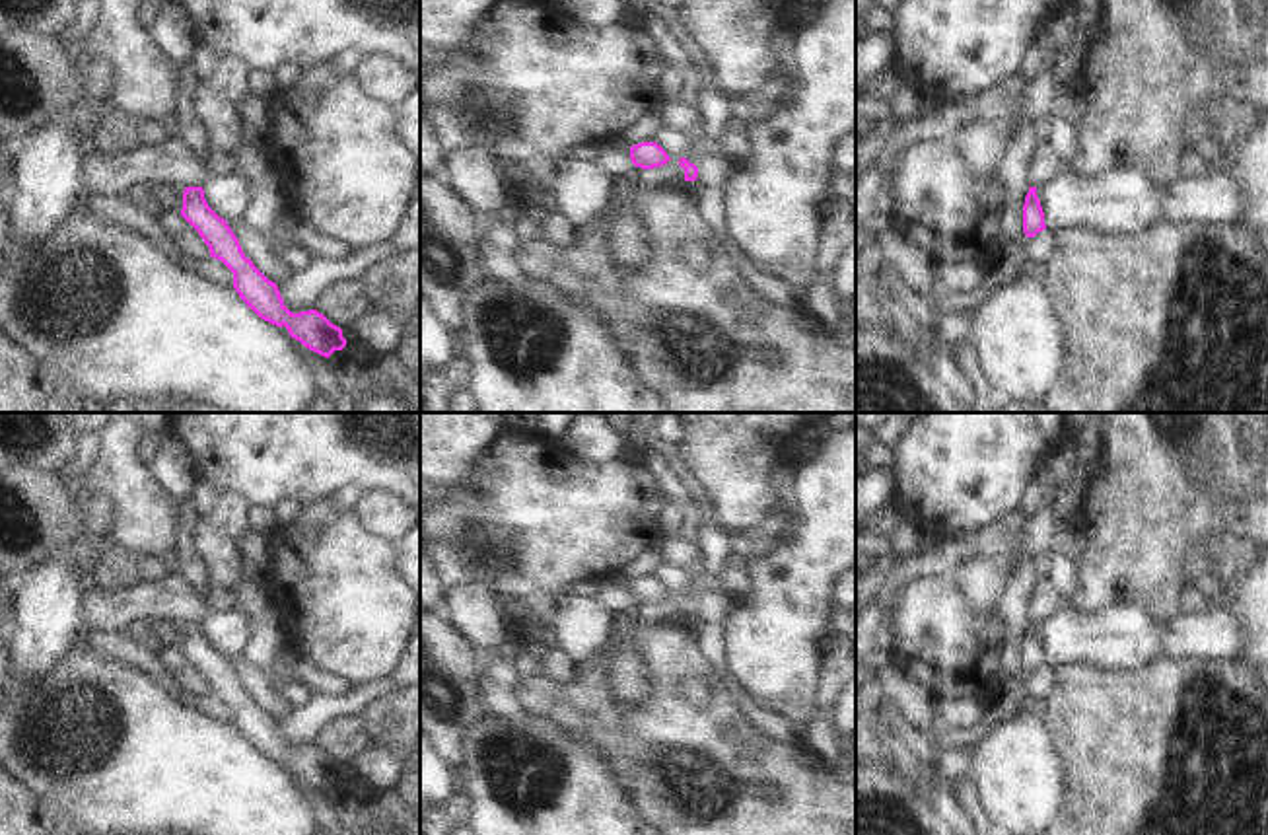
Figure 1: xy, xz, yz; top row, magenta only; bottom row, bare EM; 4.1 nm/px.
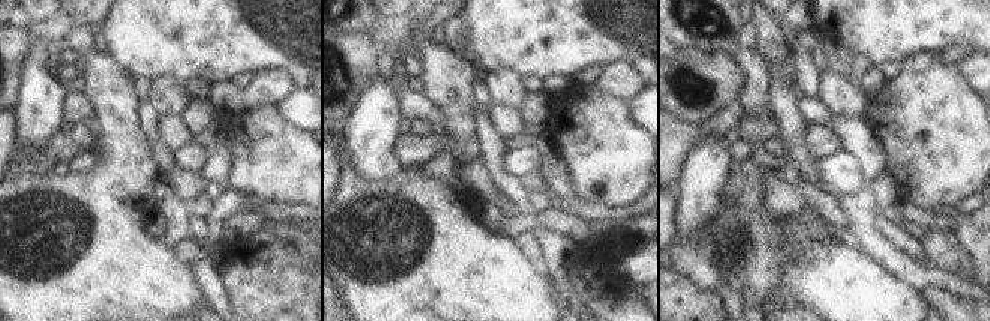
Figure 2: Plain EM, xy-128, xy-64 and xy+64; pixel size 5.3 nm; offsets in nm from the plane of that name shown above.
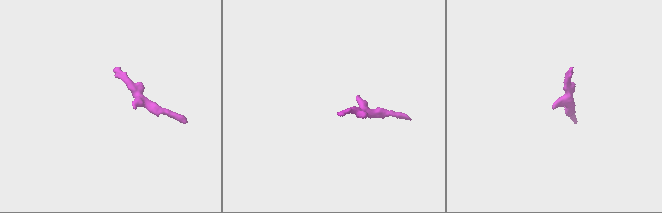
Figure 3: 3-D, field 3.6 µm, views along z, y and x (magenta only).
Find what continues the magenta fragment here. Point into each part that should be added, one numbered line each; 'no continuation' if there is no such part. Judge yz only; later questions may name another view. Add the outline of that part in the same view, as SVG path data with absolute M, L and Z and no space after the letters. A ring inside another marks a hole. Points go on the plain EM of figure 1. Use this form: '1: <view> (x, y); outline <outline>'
no continuation

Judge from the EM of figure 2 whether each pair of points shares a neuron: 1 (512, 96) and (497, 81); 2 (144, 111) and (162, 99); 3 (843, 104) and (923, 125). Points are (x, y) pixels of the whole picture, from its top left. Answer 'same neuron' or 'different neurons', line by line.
1: same neuron
2: different neurons
3: different neurons

